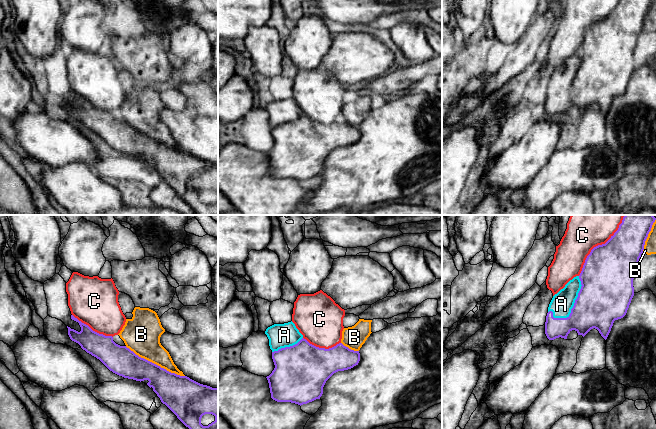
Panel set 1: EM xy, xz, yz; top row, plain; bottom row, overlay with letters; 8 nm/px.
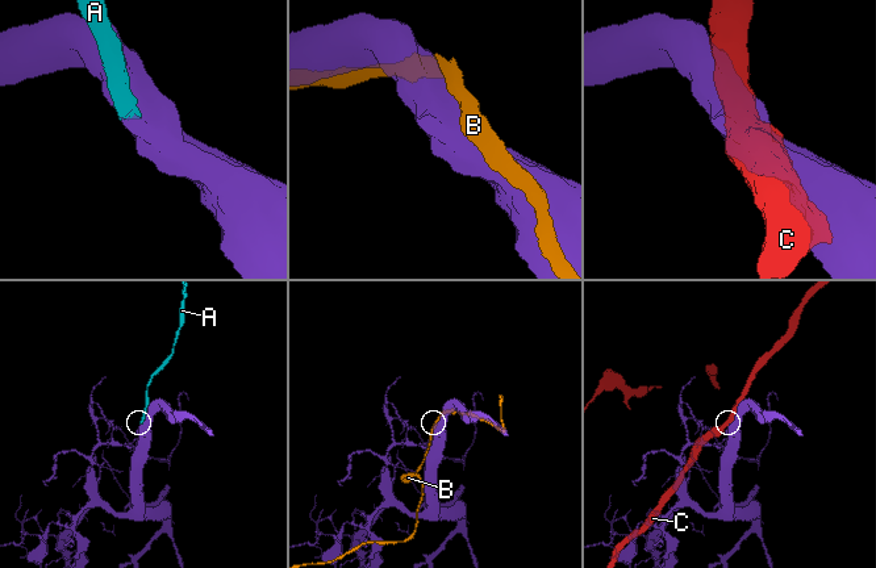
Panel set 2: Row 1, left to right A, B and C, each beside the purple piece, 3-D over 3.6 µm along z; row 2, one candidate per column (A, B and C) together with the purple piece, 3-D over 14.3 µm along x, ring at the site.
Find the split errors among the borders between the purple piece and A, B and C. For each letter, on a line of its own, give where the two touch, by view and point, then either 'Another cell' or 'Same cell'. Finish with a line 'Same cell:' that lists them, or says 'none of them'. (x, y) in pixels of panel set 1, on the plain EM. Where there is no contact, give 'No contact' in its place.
A: Touches purple at yz (574, 79). Same cell
B: Touches purple at xy (155, 140). Another cell
C: Touches purple at yz (594, 23). Another cell
Same cell: A

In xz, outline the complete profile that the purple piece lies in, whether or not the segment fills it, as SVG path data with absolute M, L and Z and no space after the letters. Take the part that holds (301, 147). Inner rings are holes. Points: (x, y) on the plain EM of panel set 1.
M291 97L274 100L265 107L272 126L275 141L272 149L267 152L271 174L277 178L291 178L298 181L307 180L320 175L326 157L336 148L344 147L358 141L359 127L354 127L342 119L325 125L310 120Z

